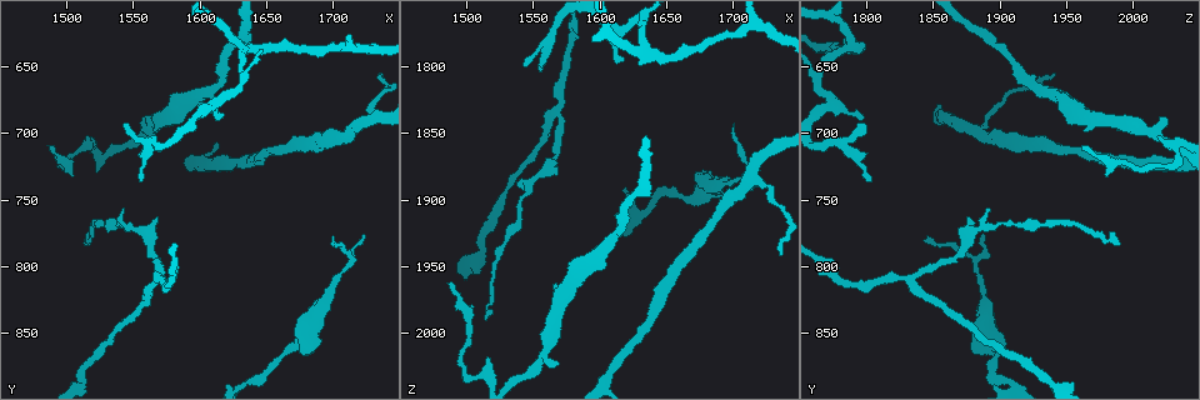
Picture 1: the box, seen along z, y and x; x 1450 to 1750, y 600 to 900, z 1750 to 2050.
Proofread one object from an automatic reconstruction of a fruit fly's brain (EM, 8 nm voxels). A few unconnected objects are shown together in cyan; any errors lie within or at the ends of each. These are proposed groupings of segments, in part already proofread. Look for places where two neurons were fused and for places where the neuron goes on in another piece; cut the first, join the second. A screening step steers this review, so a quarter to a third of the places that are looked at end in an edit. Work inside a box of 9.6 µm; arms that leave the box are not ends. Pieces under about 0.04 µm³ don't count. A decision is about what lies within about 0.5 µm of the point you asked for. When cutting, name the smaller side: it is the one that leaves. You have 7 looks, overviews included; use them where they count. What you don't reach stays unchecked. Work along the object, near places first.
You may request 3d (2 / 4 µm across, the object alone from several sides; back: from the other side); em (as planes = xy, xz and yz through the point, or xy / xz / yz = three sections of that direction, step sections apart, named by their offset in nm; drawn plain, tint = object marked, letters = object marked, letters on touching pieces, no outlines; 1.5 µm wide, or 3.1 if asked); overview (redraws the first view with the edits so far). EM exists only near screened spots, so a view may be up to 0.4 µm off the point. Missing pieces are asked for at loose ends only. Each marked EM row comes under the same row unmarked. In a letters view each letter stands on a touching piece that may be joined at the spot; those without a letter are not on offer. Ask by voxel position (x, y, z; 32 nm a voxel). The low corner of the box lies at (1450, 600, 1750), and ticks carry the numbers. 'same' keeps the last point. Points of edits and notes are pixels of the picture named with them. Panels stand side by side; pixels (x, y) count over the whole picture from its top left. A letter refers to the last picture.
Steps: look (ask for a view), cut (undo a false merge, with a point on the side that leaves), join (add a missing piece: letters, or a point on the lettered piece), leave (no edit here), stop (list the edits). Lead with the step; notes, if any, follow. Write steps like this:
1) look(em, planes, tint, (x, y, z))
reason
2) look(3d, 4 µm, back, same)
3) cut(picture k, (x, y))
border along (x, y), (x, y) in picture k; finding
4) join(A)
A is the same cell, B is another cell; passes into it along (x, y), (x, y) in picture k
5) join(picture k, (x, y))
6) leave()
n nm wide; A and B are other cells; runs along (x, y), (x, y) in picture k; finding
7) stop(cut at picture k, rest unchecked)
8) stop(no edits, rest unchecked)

look(3d, 2 µm, (1722, 776, 1886))
thin end

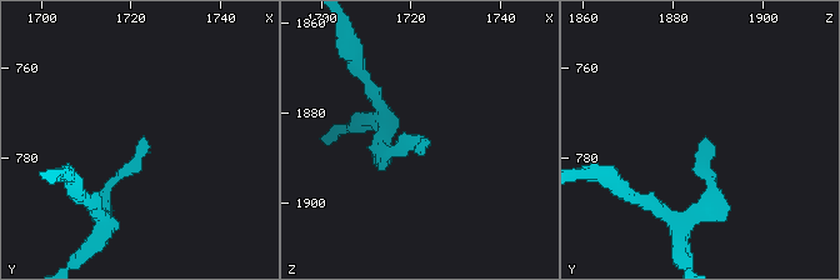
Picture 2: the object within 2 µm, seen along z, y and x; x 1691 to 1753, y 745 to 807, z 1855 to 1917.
look(em, xz, step 8, letters, (1722, 776, 1886))

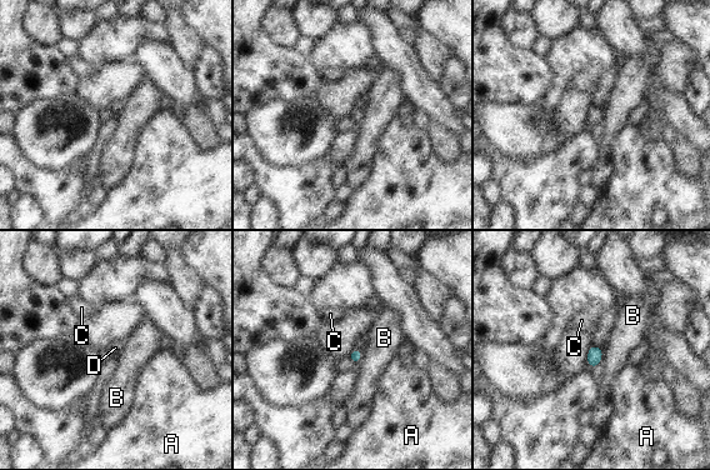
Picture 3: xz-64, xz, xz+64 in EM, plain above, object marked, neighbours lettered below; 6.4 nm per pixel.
leave()
70 nm wide; B touches over 110 nm; A, B, C and D are other cells; no lettered piece goes on from it

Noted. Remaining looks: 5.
look(em, 3.1 µm, xz, step 8, letters, (1570, 692, 2024))
branch stops here

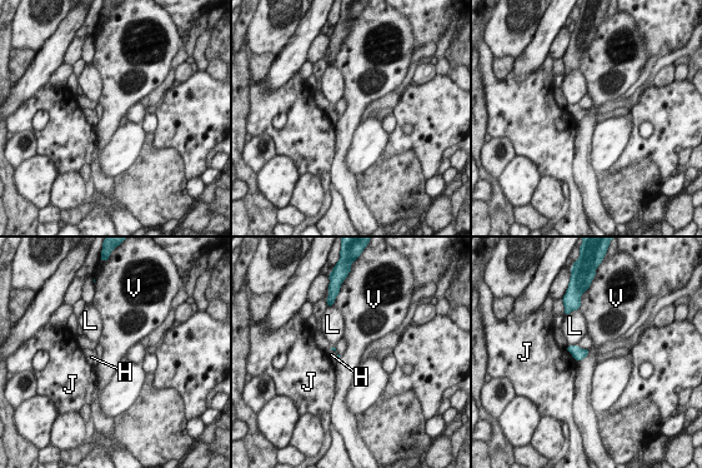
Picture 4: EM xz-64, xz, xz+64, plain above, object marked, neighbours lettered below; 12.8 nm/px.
leave()
V touches over 240 nm; H, J, L and V are other cells; no lettered piece goes on from it

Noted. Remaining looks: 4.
look(em, yz, step 4, letters, (1490, 710, 1962))
thin end

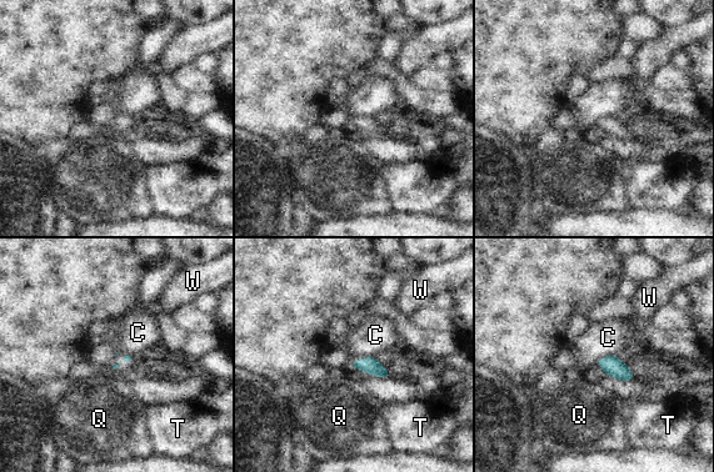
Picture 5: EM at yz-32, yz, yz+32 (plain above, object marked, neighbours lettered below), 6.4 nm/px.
look(em, planes, letters, same)
cut it another way

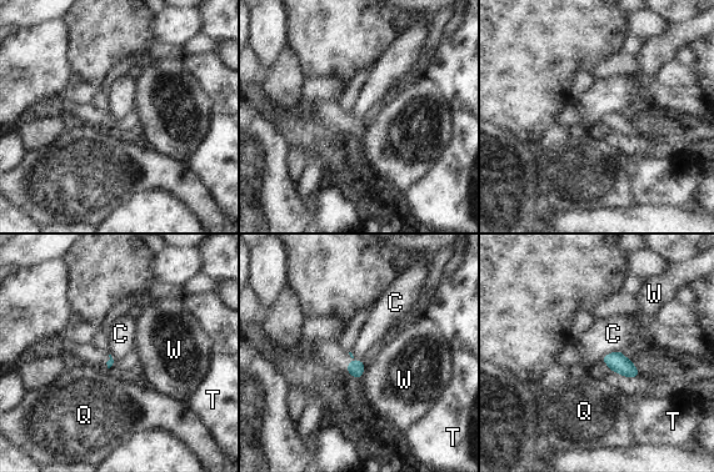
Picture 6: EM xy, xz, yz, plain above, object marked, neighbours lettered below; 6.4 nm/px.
leave()
C, Q, T and W are other cells; border along (623, 351), (610, 351), (600, 358) in picture 6; no lettered piece goes on from it

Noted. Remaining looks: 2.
stop(no edits, rest unchecked)

